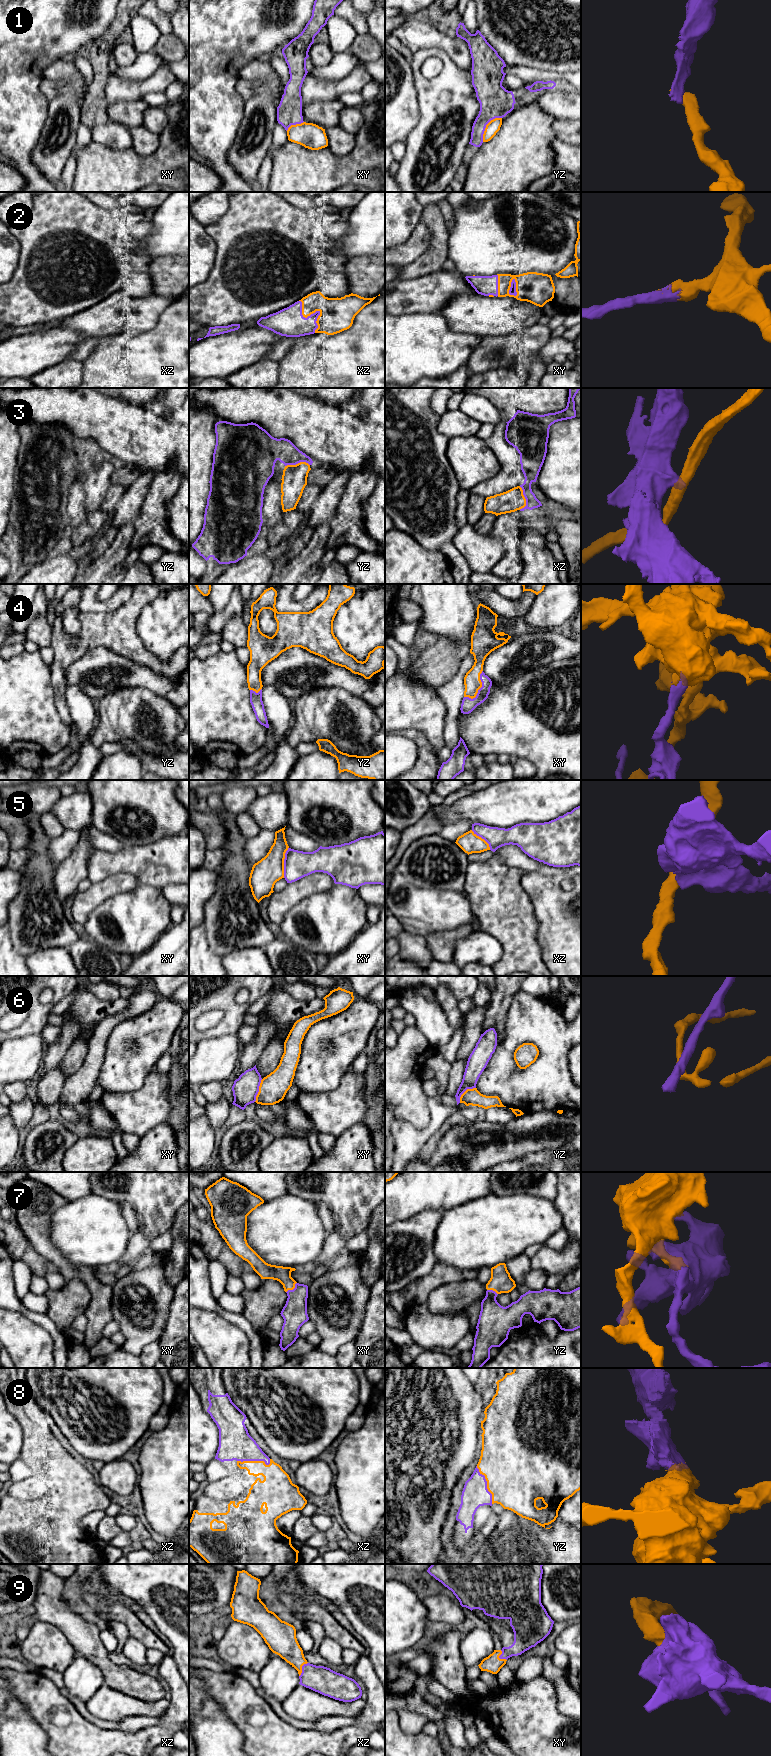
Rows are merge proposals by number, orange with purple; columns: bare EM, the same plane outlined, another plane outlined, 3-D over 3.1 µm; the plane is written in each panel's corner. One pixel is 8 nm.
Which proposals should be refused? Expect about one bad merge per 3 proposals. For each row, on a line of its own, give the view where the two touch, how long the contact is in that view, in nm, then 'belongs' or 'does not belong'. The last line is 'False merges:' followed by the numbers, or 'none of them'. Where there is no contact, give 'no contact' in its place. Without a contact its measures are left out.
1: contact in yz; length 260 nm; does not belong
2: contact in xz; length 300 nm; belongs
3: contact in xz; length 190 nm; does not belong
4: contact in xy; length 260 nm; does not belong
5: contact in xy; length 260 nm; does not belong
6: contact in xy; length 200 nm; does not belong
7: contact in xy; length 120 nm; belongs
8: contact in yz; length 340 nm; belongs
9: contact in xz; length 140 nm; belongs
False merges: 1, 3, 4, 5, 6

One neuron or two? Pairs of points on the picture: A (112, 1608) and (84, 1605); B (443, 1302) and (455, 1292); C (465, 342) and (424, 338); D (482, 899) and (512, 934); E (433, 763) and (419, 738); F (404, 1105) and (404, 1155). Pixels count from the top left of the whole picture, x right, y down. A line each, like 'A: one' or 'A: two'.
A: two
B: one
C: one
D: one
E: one
F: two

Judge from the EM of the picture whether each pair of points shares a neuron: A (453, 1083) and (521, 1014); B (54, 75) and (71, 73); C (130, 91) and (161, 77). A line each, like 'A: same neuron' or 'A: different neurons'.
A: different neurons
B: same neuron
C: same neuron

